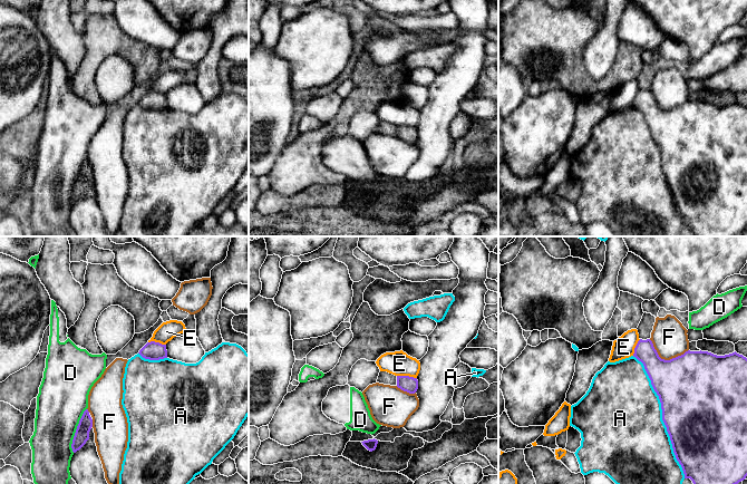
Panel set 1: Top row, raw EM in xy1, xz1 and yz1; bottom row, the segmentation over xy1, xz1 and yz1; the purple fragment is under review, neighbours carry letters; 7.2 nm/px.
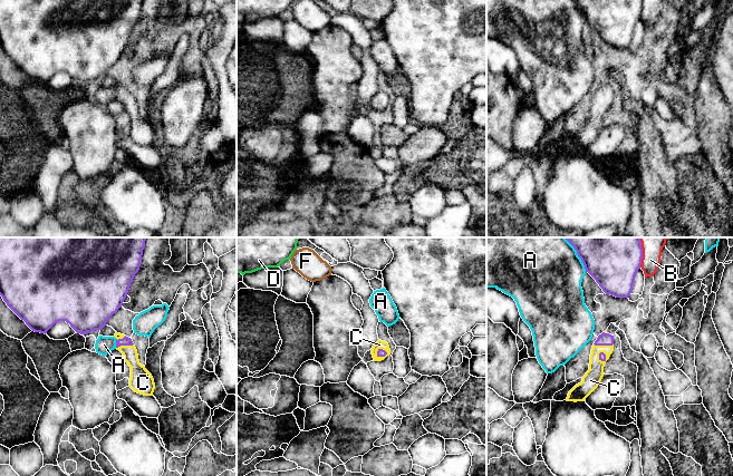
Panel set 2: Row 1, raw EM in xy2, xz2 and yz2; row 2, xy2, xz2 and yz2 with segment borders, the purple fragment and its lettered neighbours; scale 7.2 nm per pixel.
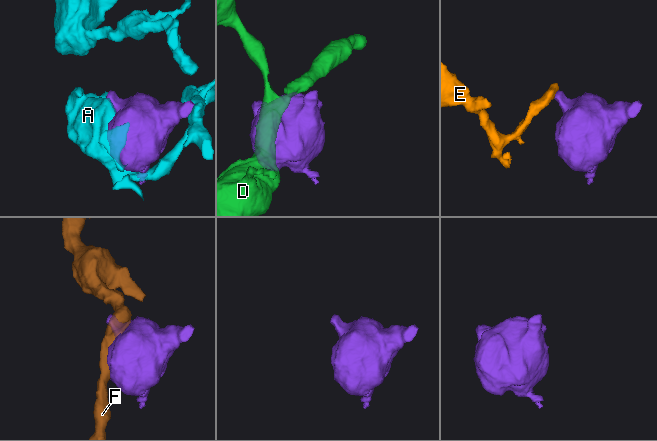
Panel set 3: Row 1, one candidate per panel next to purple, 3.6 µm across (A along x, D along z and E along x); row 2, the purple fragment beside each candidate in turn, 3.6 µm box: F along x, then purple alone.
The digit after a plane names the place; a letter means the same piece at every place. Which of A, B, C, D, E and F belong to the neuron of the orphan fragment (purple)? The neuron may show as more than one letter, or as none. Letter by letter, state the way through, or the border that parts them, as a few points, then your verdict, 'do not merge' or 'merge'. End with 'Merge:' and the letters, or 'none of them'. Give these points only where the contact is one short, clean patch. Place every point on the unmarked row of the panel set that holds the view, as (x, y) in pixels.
A: do not merge
B: do not merge
C: way yz2 (605, 89), (604, 95), (598, 104), (594, 126); merge
D: do not merge
E: border xz1 (397, 125), (408, 125), (416, 128); do not merge
F: do not merge
Merge: C

